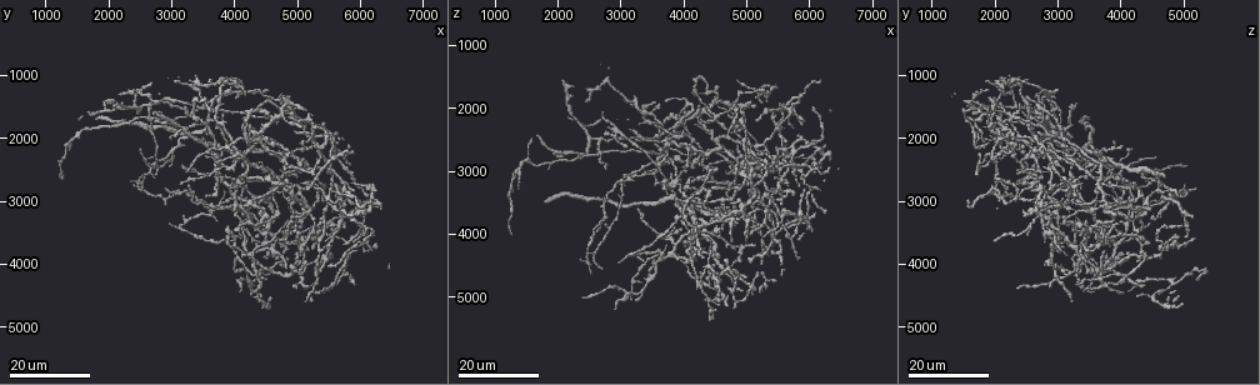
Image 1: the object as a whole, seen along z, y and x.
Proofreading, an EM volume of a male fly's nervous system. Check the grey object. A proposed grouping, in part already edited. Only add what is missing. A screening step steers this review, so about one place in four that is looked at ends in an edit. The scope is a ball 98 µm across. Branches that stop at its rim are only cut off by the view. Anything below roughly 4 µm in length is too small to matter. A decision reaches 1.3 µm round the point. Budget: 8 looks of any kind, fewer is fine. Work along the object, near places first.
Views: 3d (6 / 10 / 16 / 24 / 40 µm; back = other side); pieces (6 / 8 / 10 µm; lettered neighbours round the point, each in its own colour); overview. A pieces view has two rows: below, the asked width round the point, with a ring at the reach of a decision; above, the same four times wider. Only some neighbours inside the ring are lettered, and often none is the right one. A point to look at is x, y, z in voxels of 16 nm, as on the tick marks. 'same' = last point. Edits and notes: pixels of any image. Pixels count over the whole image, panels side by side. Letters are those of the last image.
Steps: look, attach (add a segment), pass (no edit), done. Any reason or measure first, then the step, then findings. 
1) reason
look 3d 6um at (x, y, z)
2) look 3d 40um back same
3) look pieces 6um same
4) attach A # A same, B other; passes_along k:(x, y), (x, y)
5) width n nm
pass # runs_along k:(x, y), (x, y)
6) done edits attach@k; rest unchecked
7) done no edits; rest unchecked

free end
look 3d 16um at (4400, 4550, 4250)

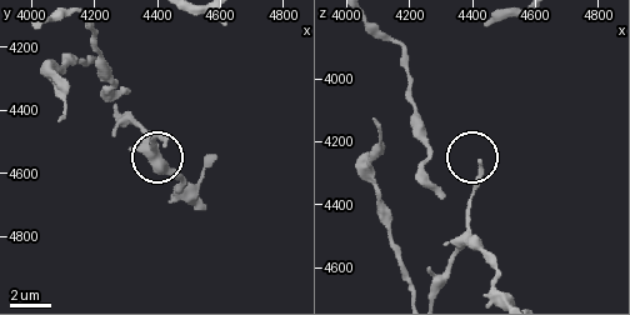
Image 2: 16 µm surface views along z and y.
look pieces 8um at (4420, 4510, 4260)

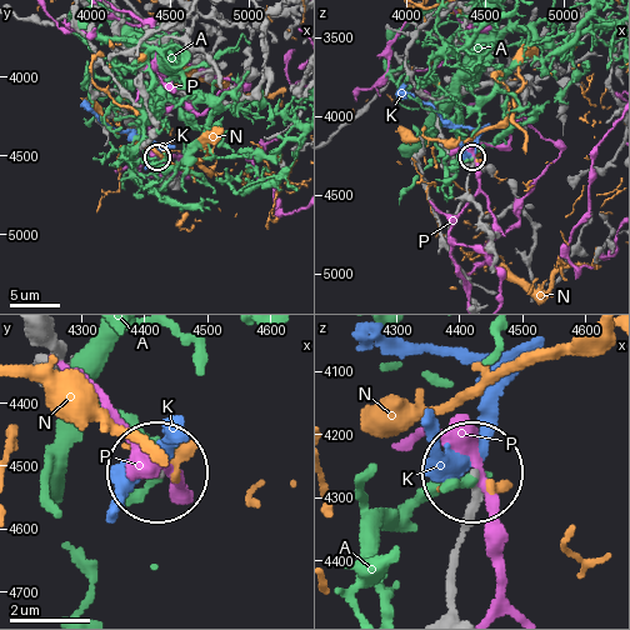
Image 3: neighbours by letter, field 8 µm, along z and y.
width 190 nm
pass # A other, K other, N other, P other; runs_along 3:(449, 608), (469, 470); no lettered segment goes on from it

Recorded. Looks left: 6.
free end
look 3d 24um at (4750, 3500, 4600)

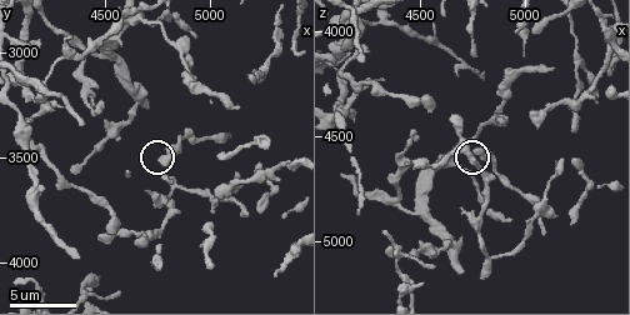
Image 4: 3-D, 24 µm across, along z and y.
look 3d 10um at (4790, 3520, 4570)

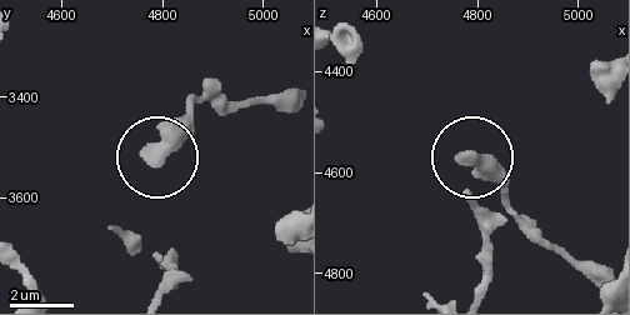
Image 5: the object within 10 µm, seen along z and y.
look pieces 6um at (4785, 3525, 4565)

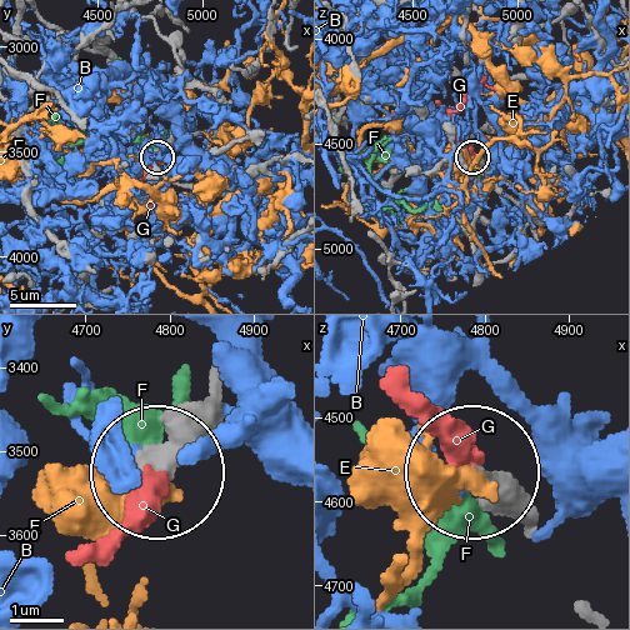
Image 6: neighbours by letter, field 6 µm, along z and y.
pass # B other, E other, F other, G other; none of them fits

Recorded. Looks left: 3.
an open end
look 3d 24um at (4250, 3100, 3450)

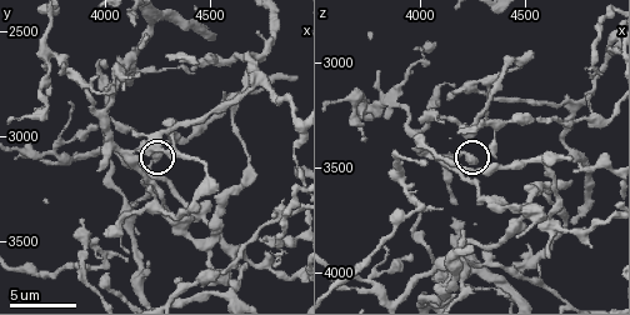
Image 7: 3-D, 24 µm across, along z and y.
see the neighbours
look pieces 6um at (4250, 3120, 3470)

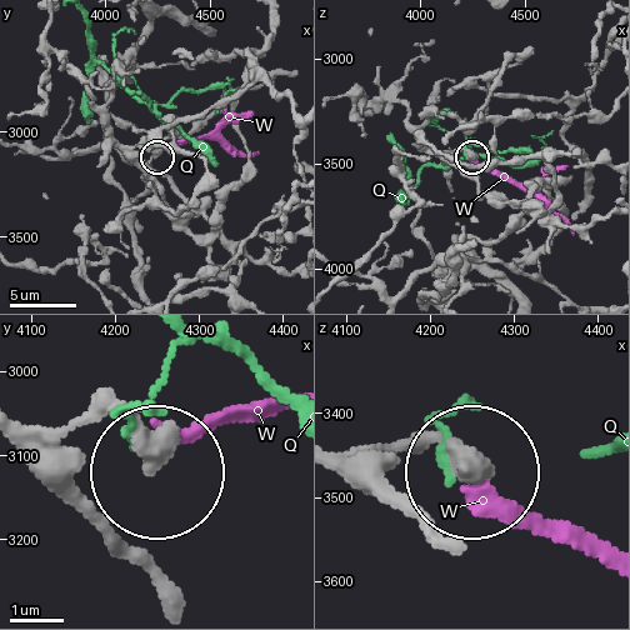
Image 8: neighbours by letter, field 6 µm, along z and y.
pass # Q other, W other; none of them fits

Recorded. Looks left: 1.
done no edits; rest unchecked

